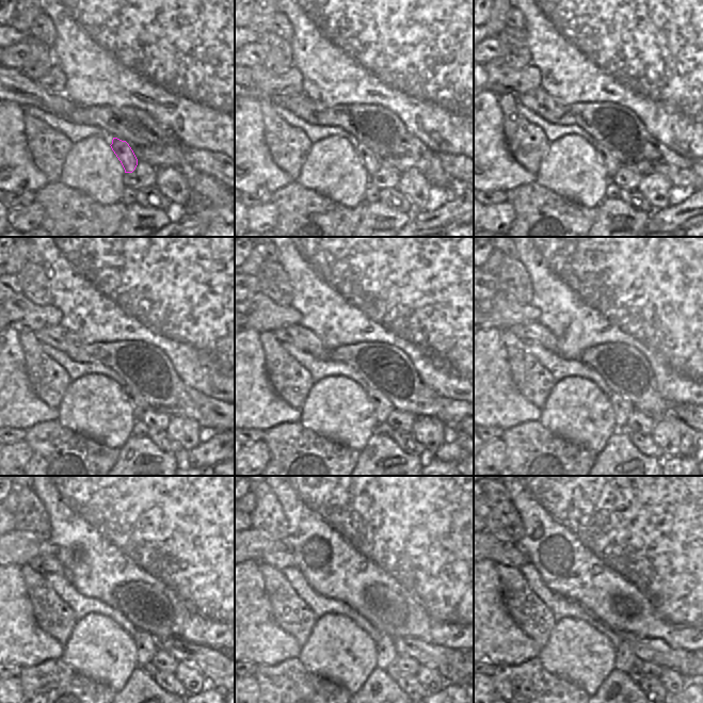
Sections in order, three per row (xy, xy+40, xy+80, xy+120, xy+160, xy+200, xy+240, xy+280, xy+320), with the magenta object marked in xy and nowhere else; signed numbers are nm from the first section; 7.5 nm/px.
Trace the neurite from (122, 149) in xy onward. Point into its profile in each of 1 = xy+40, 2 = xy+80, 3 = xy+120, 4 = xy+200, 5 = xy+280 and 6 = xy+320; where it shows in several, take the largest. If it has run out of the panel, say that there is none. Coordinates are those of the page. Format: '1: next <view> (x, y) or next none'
1: next xy+40 (370, 163)
2: next xy+80 (607, 159)
3: next xy+120 (137, 401)
4: next xy+200 (622, 408)
5: next xy+280 (386, 654)
6: next xy+320 (625, 658)

